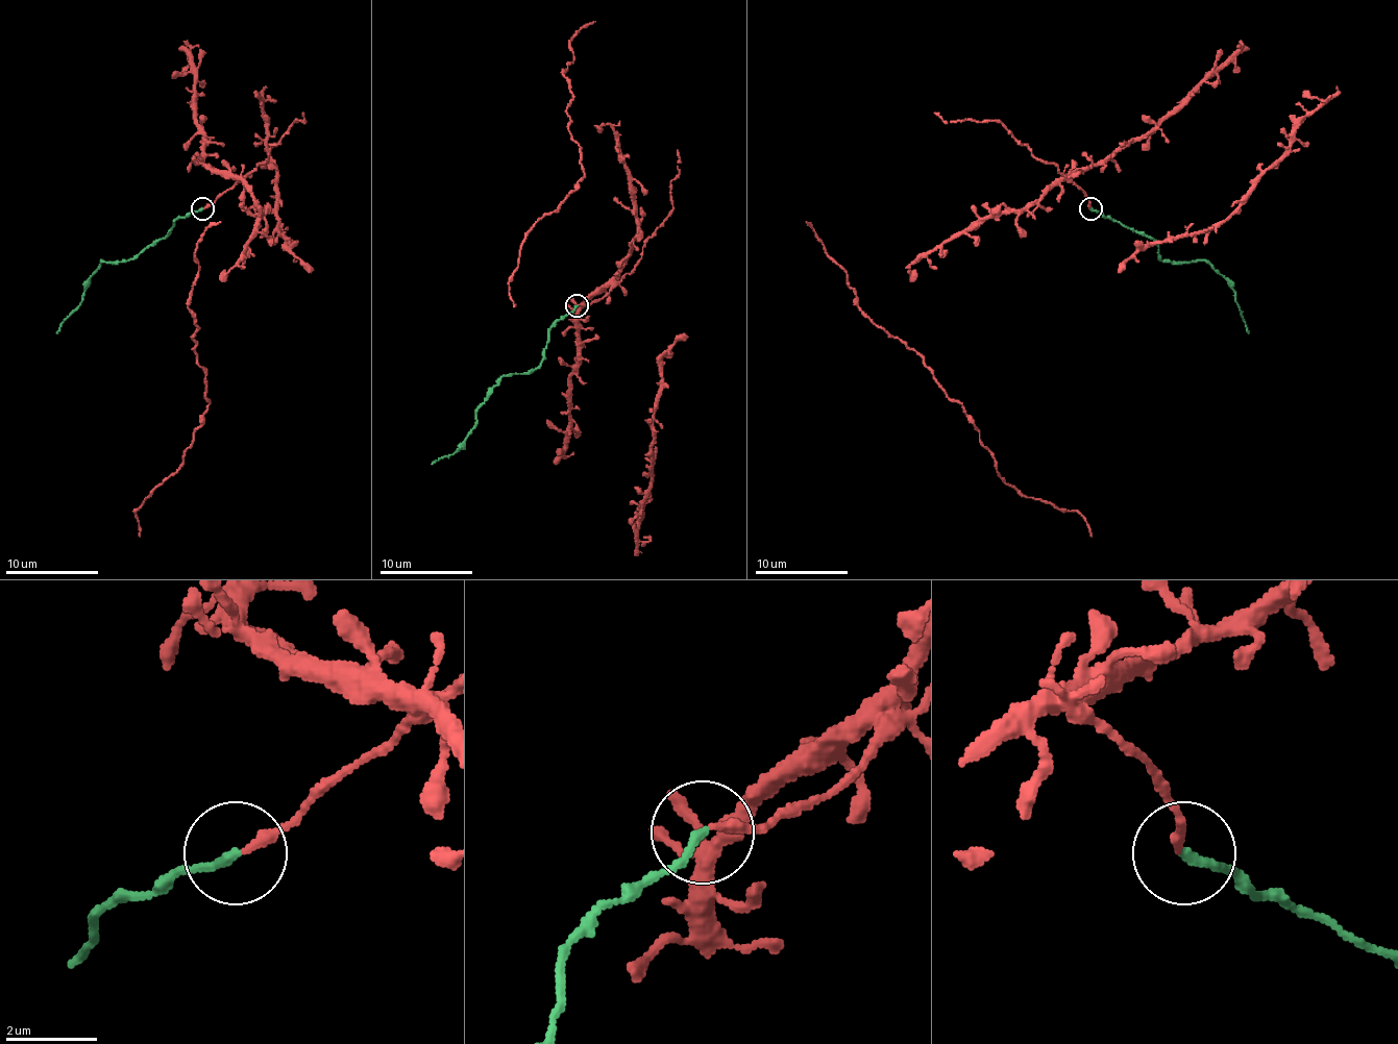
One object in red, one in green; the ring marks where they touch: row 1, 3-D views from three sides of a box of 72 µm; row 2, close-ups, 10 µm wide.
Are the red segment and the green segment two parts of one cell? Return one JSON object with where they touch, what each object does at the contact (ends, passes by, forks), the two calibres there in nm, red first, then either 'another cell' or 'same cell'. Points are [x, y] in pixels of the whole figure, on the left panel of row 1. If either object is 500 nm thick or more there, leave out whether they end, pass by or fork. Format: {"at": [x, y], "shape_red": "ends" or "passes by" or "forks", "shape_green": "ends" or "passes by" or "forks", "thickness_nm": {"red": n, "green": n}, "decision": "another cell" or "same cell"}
{"at": [202, 208], "shape_red": "ends", "shape_green": "ends", "thickness_nm": {"red": 200, "green": 200}, "decision": "same cell"}

